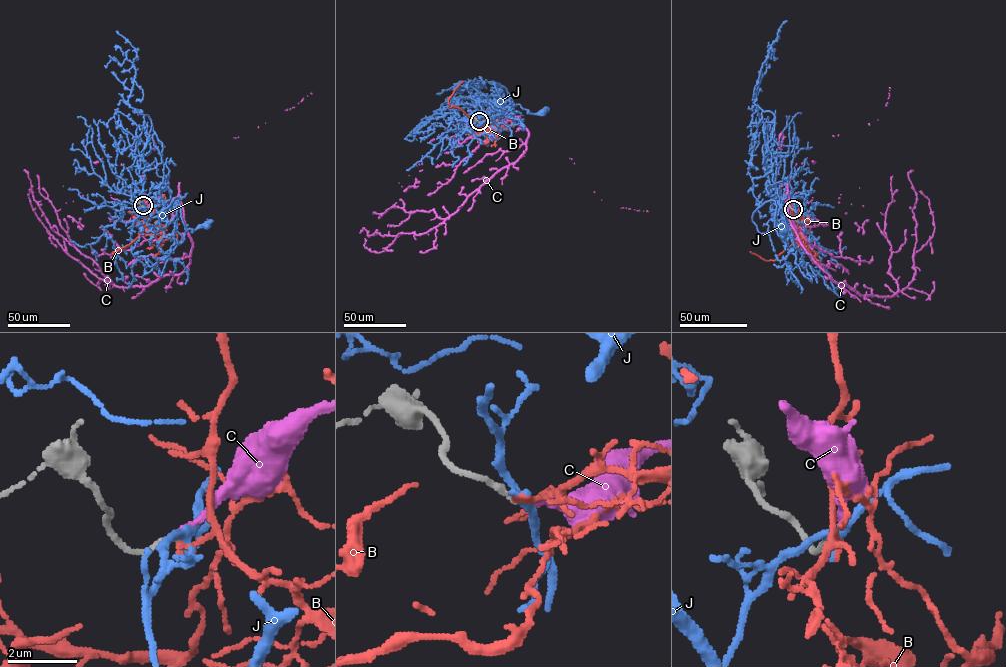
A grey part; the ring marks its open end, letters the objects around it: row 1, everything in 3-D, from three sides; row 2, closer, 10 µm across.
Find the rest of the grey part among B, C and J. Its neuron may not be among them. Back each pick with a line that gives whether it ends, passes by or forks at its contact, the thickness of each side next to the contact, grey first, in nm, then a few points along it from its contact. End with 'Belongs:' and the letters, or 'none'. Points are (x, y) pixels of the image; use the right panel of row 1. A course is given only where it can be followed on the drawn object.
Belongs: none

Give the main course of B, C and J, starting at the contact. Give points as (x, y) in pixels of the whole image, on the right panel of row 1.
B: (793, 209), (794, 218), (806, 234), (802, 239), (775, 260), (764, 260), (750, 251)
C: (793, 209), (788, 199), (798, 241), (830, 277), (862, 295), (891, 296), (915, 272), (913, 171)
J: (792, 209), (793, 223), (785, 218), (766, 233), (752, 216), (774, 200), (774, 227), (779, 236), (783, 231)

